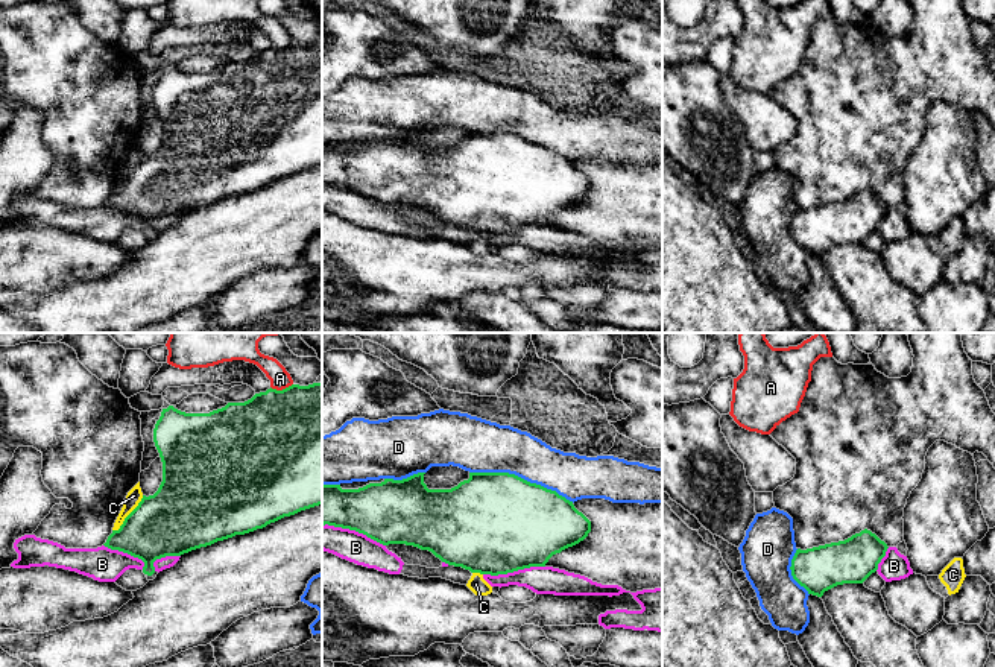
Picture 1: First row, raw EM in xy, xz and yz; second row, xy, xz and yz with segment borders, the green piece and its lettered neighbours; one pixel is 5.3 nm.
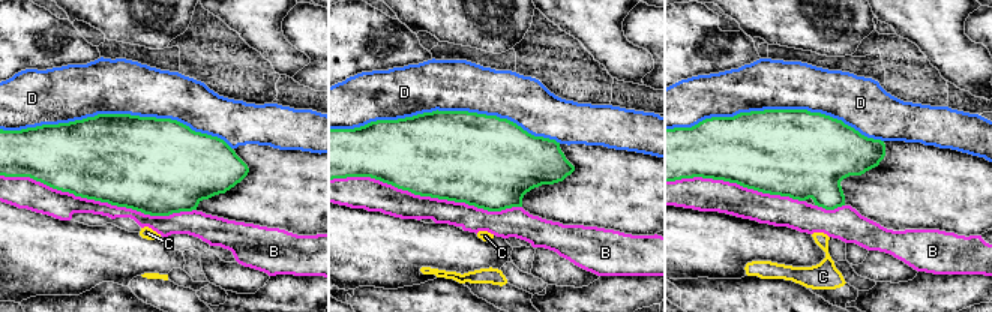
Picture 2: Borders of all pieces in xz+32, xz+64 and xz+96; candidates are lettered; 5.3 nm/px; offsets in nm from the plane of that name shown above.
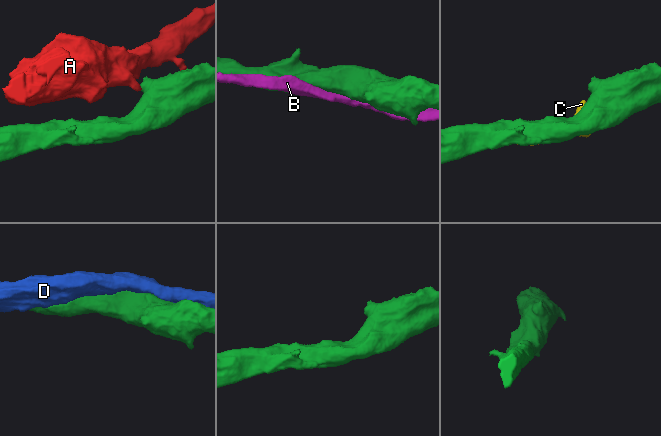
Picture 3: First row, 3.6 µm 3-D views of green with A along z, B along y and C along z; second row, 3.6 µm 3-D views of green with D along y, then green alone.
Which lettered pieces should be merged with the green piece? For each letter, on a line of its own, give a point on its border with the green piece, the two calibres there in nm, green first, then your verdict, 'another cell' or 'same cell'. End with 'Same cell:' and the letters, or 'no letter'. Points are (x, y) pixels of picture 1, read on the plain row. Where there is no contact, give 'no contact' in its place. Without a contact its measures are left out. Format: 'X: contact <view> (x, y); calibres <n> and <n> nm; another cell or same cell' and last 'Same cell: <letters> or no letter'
A: contact xy (283, 49); calibres 500 and 110 nm; another cell
B: contact xz (354, 189); calibres 340 and 160 nm; another cell
C: contact xy (128, 175); calibres 360 and 80 nm; another cell
D: contact xz (520, 137); calibres 500 and 280 nm; another cell
Same cell: no letter

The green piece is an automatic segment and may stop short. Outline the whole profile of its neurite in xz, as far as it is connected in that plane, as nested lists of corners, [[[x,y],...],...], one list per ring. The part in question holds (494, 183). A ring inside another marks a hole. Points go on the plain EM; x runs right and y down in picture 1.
[[[469,132],[469,138],[451,149],[428,149],[424,134],[403,140],[384,138],[359,149],[340,144],[322,144],[322,185],[355,190],[383,204],[406,204],[431,211],[442,222],[480,234],[507,234],[530,226],[545,226],[548,219],[583,201],[591,191],[591,181],[573,161],[556,150],[530,143],[509,132]]]

